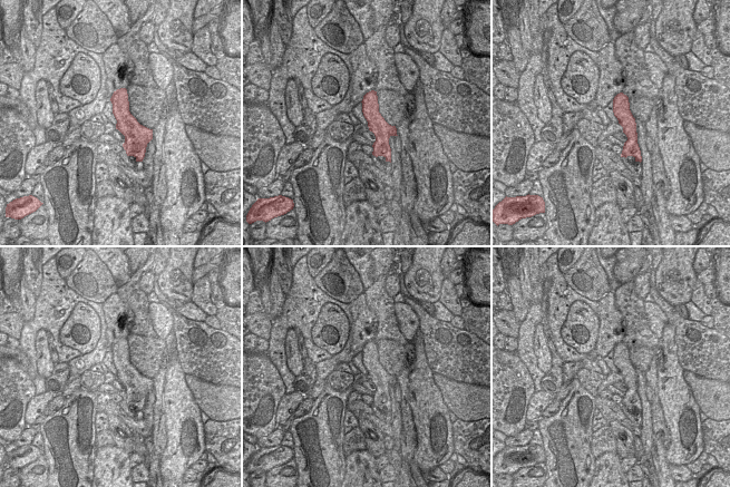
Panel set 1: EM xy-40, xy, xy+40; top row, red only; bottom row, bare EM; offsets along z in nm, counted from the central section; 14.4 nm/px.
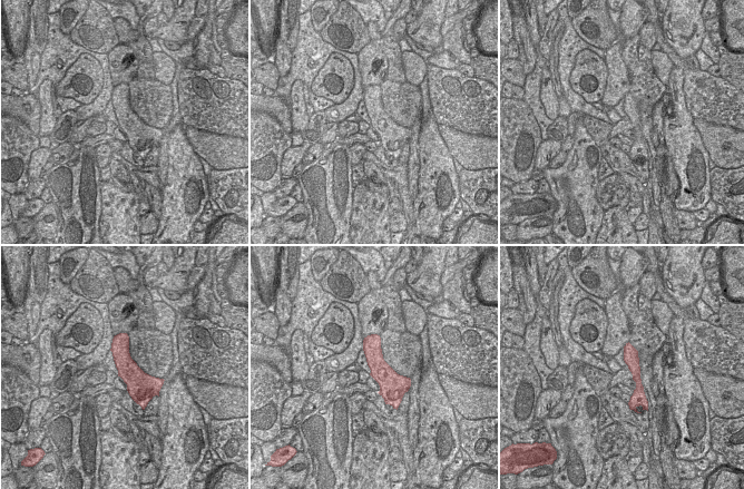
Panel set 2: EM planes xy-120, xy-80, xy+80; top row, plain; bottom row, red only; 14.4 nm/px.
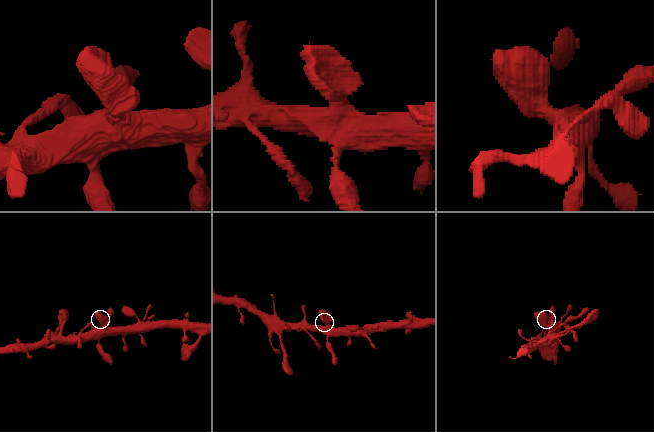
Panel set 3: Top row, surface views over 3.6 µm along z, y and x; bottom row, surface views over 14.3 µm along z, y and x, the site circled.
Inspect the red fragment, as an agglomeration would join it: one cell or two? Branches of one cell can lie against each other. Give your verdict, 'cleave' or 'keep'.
keep

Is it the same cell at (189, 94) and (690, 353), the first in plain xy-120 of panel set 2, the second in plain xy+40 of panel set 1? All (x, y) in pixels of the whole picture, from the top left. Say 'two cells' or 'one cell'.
one cell

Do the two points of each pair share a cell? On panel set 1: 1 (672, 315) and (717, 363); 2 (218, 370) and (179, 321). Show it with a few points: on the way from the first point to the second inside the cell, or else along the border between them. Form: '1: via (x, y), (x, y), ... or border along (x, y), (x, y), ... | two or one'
1: via (682, 329), (682, 335), (703, 351) | one
2: via (206, 358), (190, 342), (186, 333) | one

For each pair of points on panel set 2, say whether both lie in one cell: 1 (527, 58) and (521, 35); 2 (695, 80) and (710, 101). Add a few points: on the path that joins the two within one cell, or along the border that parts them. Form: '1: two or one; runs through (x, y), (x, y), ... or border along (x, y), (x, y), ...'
1: one; runs through (527, 52), (524, 40)
2: one; runs through (698, 86), (706, 96)

